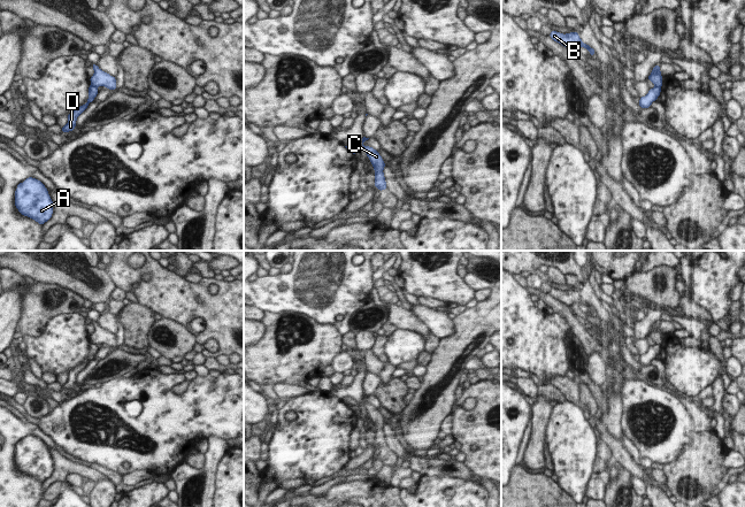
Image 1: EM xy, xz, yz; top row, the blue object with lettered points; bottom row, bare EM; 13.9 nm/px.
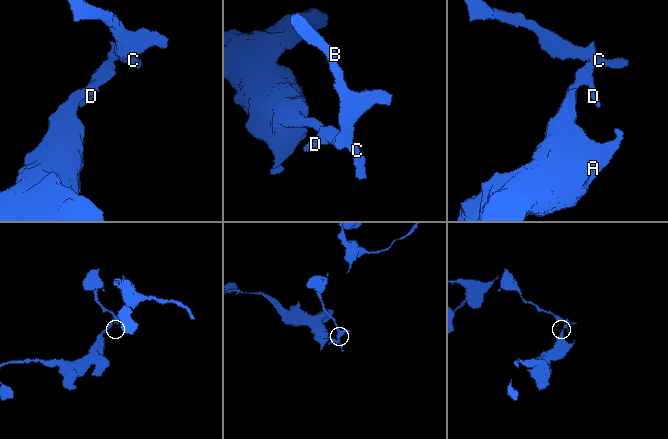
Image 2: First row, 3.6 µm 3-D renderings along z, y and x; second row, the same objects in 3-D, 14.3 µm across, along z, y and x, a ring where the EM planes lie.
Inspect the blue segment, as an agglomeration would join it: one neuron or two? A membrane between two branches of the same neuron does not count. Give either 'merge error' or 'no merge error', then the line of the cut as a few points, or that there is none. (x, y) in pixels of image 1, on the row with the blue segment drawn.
merge error | xy (91, 85), (95, 87)

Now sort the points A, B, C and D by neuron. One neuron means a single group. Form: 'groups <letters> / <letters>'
groups A D / B C

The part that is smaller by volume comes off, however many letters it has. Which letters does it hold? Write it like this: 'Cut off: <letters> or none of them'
Cut off: B, C

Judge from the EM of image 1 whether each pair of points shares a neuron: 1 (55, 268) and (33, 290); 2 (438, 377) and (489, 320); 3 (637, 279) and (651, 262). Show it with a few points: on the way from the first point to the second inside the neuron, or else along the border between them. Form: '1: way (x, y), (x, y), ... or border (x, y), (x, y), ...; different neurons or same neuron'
1: border (32, 281), (58, 284), (68, 289); different neurons
2: way (446, 363), (475, 333); same neuron
3: border (671, 267), (655, 266), (644, 271); different neurons

